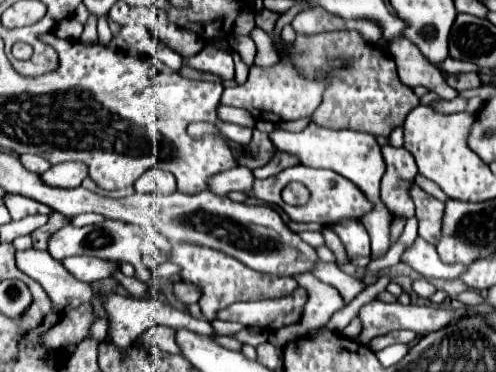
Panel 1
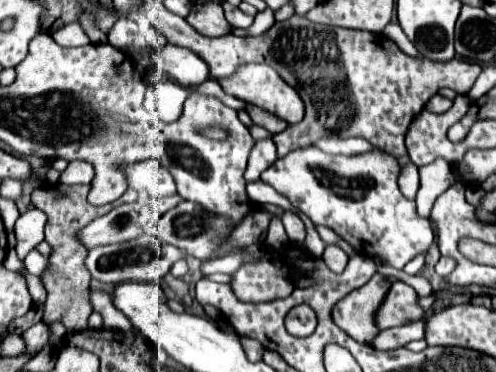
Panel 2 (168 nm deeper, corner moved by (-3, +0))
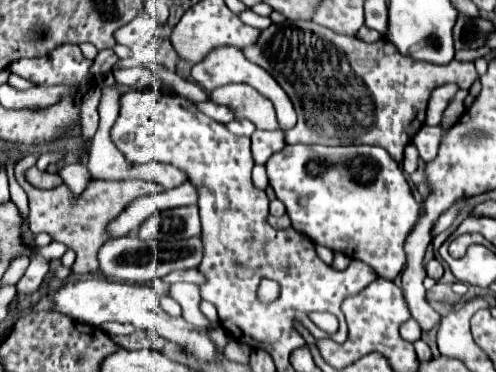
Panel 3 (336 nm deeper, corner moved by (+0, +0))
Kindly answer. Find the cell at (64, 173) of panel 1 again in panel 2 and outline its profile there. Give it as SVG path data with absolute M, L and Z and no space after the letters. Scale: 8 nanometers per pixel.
M71 160L67 170L61 172L61 184L89 184L93 180L93 164L85 160Z

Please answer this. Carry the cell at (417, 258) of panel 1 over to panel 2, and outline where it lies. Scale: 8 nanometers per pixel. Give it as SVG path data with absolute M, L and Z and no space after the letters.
M313 144L307 148L297 148L295 152L289 152L287 156L279 158L273 162L263 174L263 182L271 184L281 196L285 196L291 206L307 216L315 226L327 226L331 228L337 236L341 236L345 242L353 246L355 252L361 256L379 256L385 260L389 266L403 270L403 266L413 260L417 254L427 252L429 246L433 244L433 230L429 218L423 218L417 214L415 202L407 200L397 184L401 166L397 158L391 154L375 148L375 152L365 152L359 156L331 156Z

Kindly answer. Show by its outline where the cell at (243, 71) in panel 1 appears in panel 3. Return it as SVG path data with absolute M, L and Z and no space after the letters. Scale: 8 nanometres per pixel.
M286 20L282 24L272 24L260 32L258 40L252 46L242 48L242 52L250 62L270 72L274 80L290 96L294 108L300 108L296 110L298 124L284 132L286 144L298 144L298 142L328 144L328 146L374 144L374 146L386 148L396 162L402 162L404 148L412 142L414 134L424 124L430 92L442 84L456 84L462 90L470 90L472 82L478 76L474 70L474 62L452 60L450 64L444 64L444 66L420 62L410 56L402 56L398 48L386 38L380 38L378 42L368 44L356 36L346 36L330 28L324 28L312 20L294 20L294 22Z

